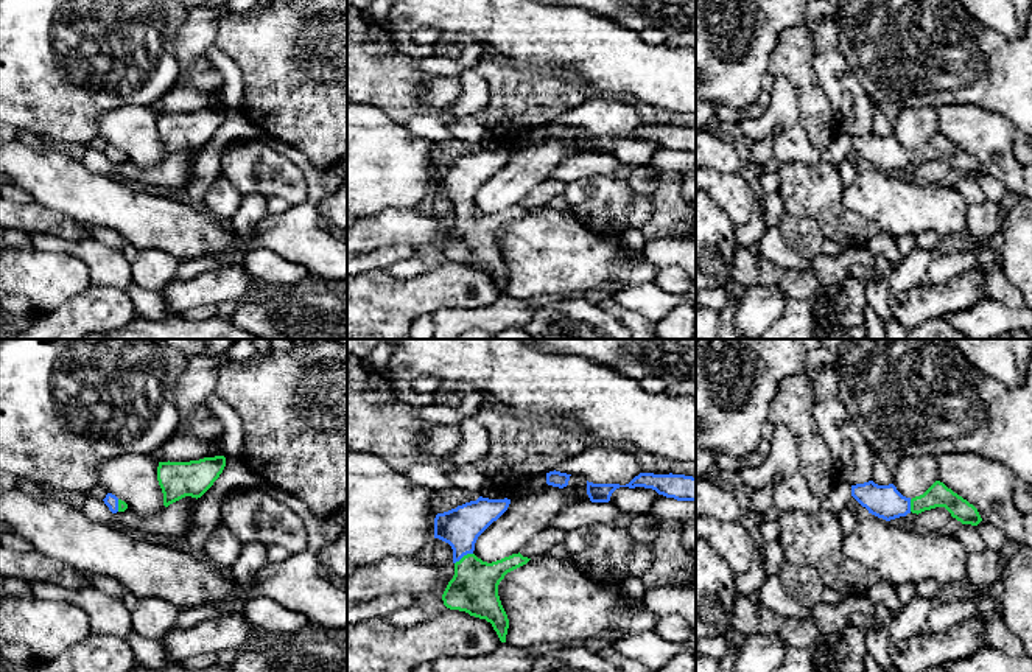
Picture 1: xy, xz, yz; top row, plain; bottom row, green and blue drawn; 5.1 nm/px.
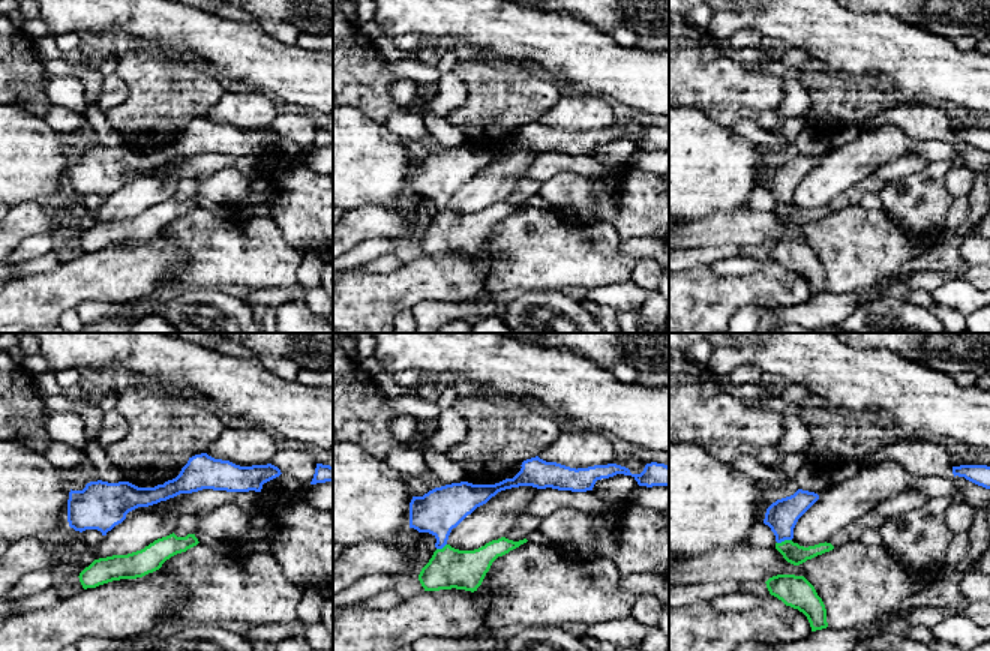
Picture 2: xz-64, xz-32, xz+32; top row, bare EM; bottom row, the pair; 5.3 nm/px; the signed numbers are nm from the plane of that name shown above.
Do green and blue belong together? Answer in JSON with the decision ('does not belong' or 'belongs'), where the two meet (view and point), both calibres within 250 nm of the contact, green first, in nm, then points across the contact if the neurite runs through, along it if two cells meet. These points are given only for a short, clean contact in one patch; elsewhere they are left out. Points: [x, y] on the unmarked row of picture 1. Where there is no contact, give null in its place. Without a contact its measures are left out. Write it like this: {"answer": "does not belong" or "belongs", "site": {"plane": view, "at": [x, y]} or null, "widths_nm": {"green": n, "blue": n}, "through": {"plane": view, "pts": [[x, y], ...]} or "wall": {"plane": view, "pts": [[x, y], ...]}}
{"answer": "belongs", "site": {"plane": "xz", "at": [463, 209]}, "widths_nm": {"green": 260, "blue": 200}}

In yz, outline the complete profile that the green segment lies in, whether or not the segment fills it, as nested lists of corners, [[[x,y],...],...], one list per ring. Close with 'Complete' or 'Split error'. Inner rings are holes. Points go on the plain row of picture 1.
[[[873,132],[851,137],[851,148],[869,165],[886,173],[906,168],[911,163],[918,166],[935,159],[945,159],[962,176],[978,177],[982,173],[973,156],[940,132],[935,132],[923,146],[912,151],[903,148],[893,135],[878,137]]]. Split error

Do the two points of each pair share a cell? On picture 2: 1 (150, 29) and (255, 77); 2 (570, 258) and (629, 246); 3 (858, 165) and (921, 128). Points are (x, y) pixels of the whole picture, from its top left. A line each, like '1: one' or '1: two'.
1: one
2: two
3: two

